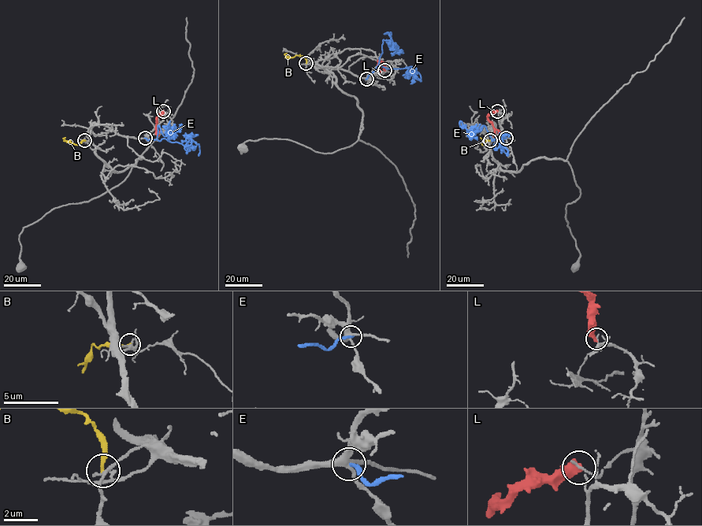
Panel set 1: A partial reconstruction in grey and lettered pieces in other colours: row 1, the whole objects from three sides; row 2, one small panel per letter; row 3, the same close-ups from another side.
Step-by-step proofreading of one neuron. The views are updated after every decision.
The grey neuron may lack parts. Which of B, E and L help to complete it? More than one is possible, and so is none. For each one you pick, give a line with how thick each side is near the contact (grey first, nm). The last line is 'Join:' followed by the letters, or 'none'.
Join: none

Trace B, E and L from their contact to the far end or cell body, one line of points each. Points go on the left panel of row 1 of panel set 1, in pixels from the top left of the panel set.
B: (84, 140), (76, 145), (66, 142), (63, 138), (65, 137)
E: (145, 138), (177, 142), (186, 150), (191, 144), (193, 148), (190, 138), (186, 142), (189, 134)
L: (163, 111), (157, 117), (157, 136)

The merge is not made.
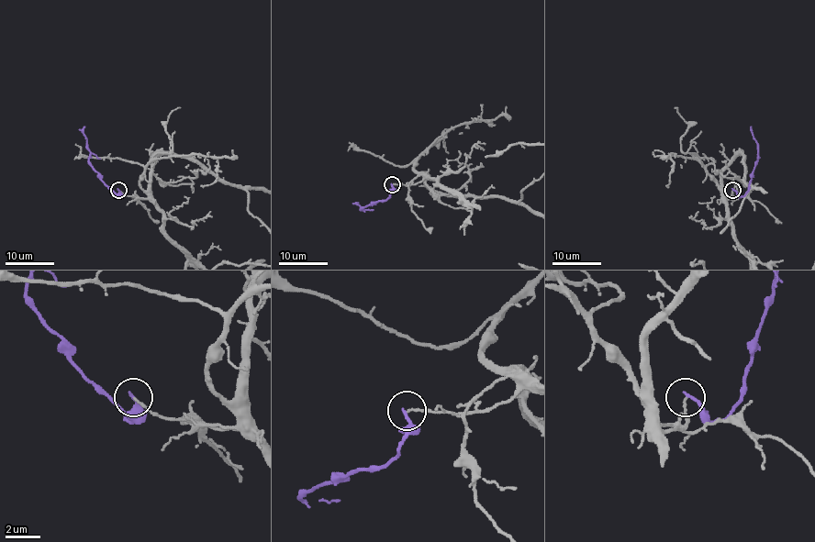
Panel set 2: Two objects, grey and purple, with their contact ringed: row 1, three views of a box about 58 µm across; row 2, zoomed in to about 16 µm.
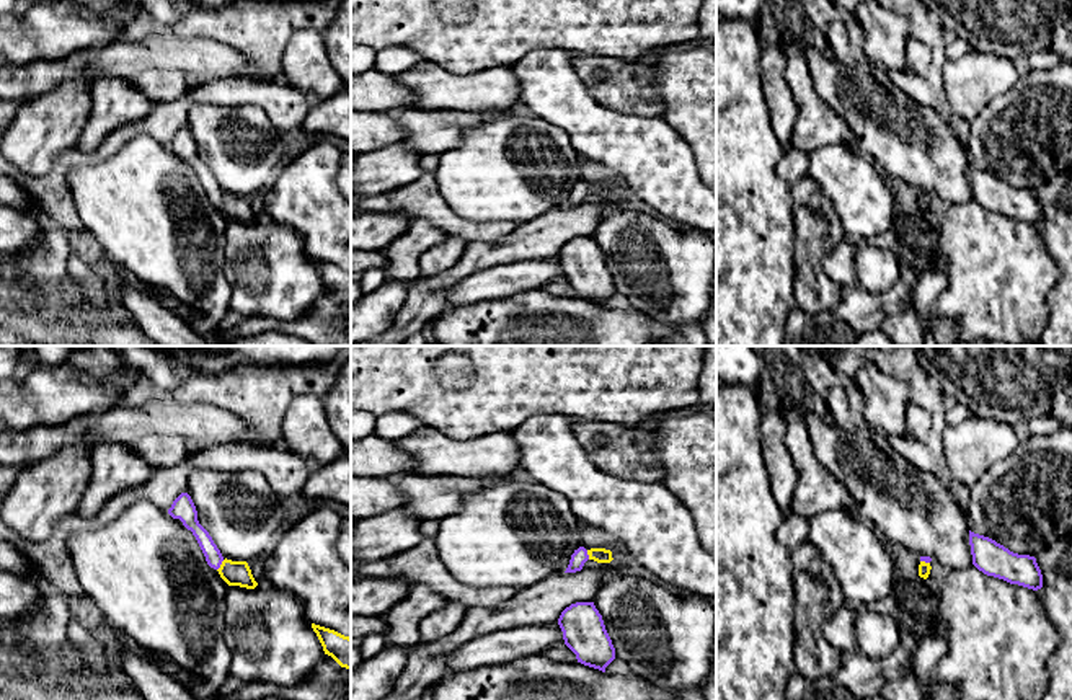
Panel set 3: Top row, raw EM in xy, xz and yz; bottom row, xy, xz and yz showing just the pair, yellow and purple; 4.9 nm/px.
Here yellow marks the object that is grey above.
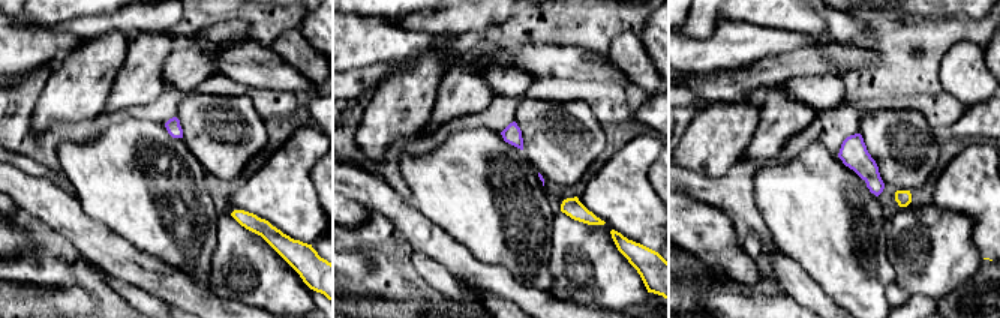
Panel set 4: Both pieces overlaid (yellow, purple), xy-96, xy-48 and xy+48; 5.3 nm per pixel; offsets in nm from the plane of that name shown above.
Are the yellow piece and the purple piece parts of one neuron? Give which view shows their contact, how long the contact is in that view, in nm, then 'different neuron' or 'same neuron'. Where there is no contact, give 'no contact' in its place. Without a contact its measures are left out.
xy | 70 nm | same neuron

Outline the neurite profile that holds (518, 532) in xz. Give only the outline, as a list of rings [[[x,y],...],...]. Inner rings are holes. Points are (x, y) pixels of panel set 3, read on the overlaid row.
[[[525,475],[468,493],[462,511],[445,516],[432,540],[454,579],[475,587],[529,587],[556,573],[565,573],[571,555],[583,547],[581,527],[568,498]]]

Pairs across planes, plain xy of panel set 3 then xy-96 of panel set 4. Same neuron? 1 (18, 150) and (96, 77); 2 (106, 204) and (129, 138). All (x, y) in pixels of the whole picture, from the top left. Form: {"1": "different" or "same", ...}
{"1": "same", "2": "same"}

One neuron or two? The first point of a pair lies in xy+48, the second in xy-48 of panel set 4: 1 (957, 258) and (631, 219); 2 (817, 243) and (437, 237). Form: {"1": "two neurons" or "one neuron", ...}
{"1": "two neurons", "2": "two neurons"}

